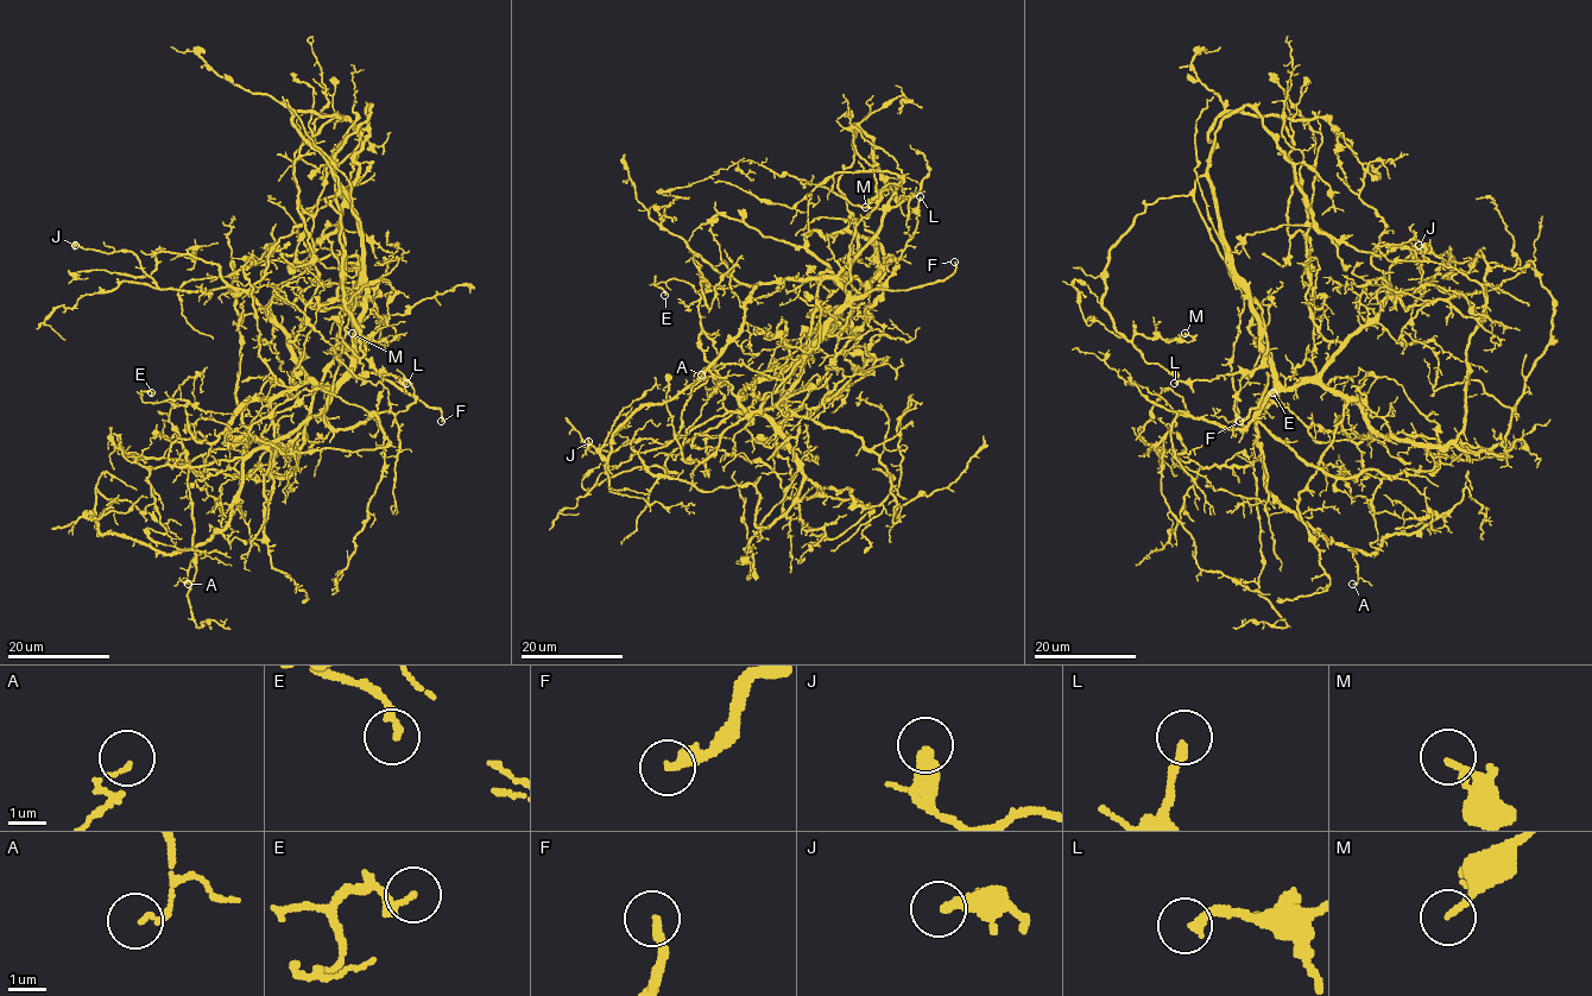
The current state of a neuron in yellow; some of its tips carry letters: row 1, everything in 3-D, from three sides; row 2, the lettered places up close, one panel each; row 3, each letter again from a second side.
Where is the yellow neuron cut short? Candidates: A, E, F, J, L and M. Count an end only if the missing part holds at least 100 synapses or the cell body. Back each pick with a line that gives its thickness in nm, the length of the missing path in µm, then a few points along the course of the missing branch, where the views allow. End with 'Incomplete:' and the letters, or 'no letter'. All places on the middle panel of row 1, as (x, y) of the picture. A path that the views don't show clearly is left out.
F: 280 nm | 20 µm | (954, 262), (951, 232), (967, 219), (986, 218), (987, 208), (983, 209)
Incomplete: F

